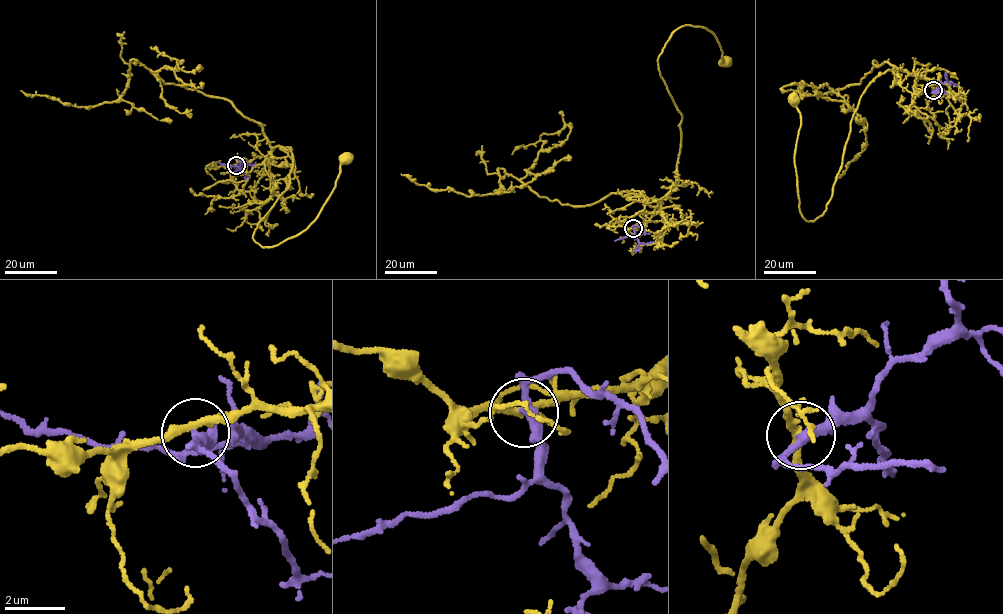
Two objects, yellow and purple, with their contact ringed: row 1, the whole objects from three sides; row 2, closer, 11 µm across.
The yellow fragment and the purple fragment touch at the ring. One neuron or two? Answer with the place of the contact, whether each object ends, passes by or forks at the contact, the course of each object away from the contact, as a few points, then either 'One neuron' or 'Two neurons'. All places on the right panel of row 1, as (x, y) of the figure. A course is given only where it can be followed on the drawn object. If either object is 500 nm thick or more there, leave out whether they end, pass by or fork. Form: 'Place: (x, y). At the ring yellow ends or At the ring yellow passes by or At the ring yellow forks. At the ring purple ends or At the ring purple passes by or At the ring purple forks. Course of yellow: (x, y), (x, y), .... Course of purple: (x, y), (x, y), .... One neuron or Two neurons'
Place: (933, 90). At the ring yellow forks. At the ring purple passes by. Course of yellow: (933, 90), (898, 68), (873, 79), (826, 210), (810, 221), (799, 206), (793, 99). Course of purple: (933, 90), (946, 80), (945, 72). Two neurons

